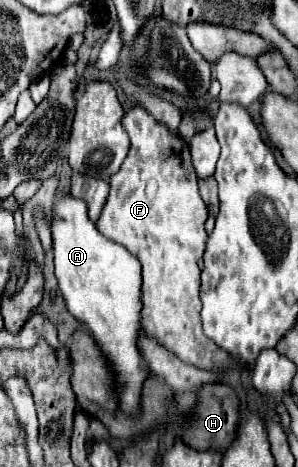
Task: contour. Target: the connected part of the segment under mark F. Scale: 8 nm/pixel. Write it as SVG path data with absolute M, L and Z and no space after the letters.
M142 106L130 108L122 120L122 126L130 136L132 146L120 170L110 178L110 186L112 186L110 196L102 210L100 220L96 222L96 228L112 242L118 242L126 250L130 250L142 264L142 328L146 330L146 334L156 338L162 346L166 346L186 364L210 372L228 366L238 368L230 360L230 354L214 346L214 342L206 338L206 334L202 332L200 298L198 298L198 290L200 290L198 258L202 258L208 238L204 230L208 210L198 194L198 176L194 174L188 144L180 136L172 134L166 126L158 124L150 114L146 114L146 110L142 110Z

